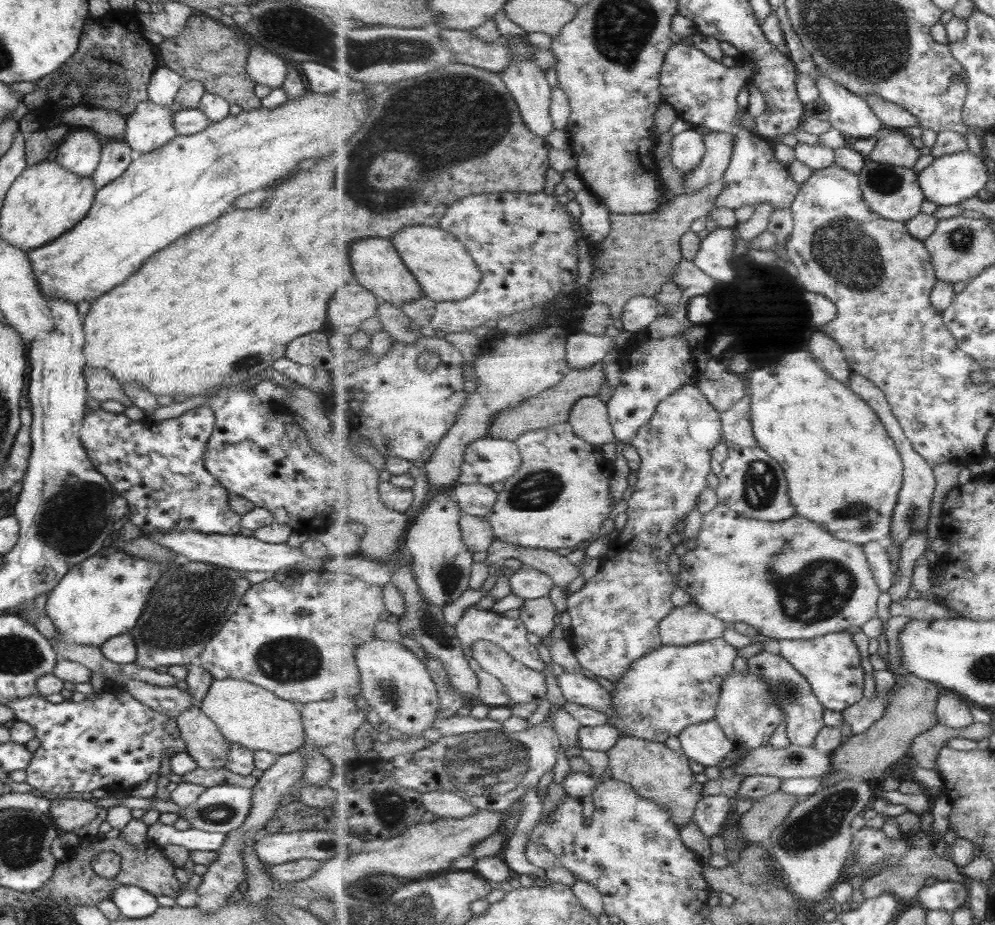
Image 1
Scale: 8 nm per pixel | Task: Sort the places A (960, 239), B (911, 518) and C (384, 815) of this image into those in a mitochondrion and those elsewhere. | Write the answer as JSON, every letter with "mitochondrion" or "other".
{"A":"mitochondrion","B":"mitochondrion","C":"mitochondrion"}

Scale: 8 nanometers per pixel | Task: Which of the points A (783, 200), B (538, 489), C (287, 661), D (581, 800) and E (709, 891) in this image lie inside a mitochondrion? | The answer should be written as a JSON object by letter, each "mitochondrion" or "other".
{"A":"other","B":"mitochondrion","C":"mitochondrion","D":"other","E":"other"}

